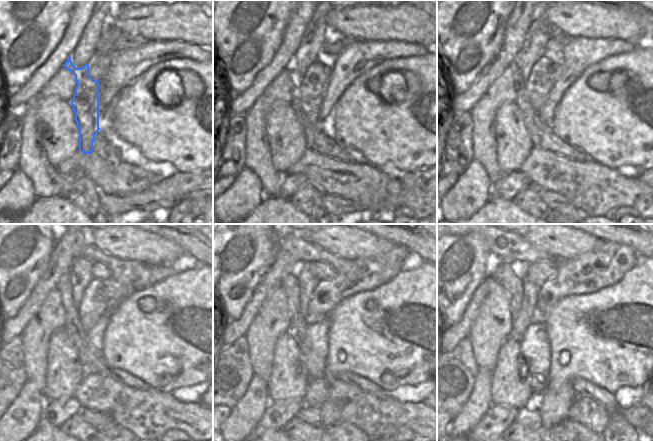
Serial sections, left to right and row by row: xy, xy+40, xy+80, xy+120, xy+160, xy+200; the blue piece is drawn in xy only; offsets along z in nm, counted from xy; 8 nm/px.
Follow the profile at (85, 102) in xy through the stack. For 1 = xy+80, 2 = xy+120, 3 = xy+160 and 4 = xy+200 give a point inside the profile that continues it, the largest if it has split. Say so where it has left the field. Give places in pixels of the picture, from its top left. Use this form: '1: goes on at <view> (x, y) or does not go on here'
1: goes on at xy+80 (546, 71)
2: goes on at xy+120 (100, 295)
3: goes on at xy+160 (366, 274)
4: goes on at xy+200 (603, 266)

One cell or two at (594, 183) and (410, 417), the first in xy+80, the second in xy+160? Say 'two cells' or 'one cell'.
one cell

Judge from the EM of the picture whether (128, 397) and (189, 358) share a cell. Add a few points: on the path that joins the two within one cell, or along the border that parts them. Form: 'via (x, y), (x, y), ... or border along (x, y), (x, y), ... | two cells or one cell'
border along (151, 387), (169, 393) | two cells

